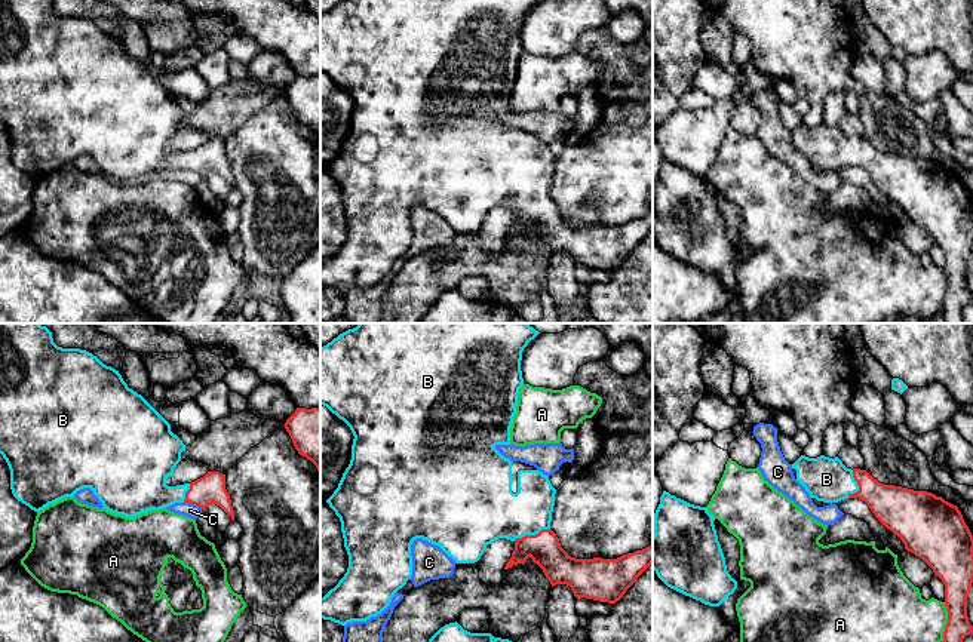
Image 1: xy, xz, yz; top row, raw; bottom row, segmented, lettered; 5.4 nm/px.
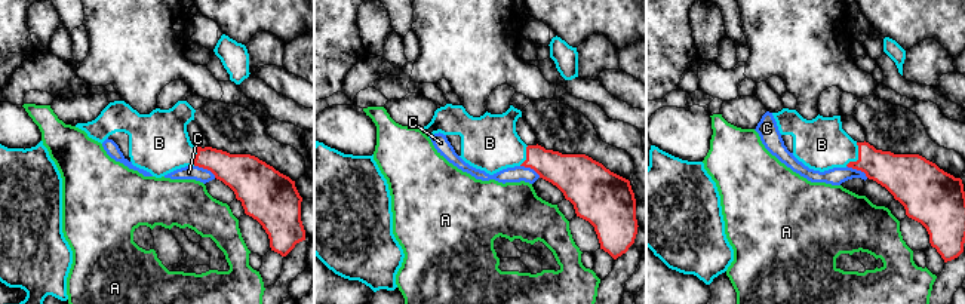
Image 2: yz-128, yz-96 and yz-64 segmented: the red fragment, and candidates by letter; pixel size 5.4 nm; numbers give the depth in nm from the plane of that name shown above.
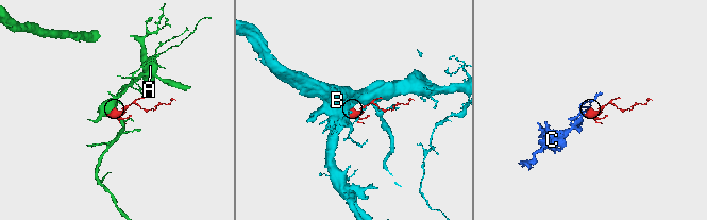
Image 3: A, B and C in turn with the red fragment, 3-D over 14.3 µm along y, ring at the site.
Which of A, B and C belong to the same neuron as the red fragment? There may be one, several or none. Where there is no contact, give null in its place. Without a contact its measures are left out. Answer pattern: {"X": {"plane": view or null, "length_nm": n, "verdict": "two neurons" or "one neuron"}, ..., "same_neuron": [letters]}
{"A": {"plane": "yz", "length_nm": 220, "verdict": "two neurons"}, "B": {"plane": "xz", "length_nm": 220, "verdict": "one neuron"}, "C": {"plane": "xy", "length_nm": 110, "verdict": "two neurons"}, "same_neuron": ["B"]}

